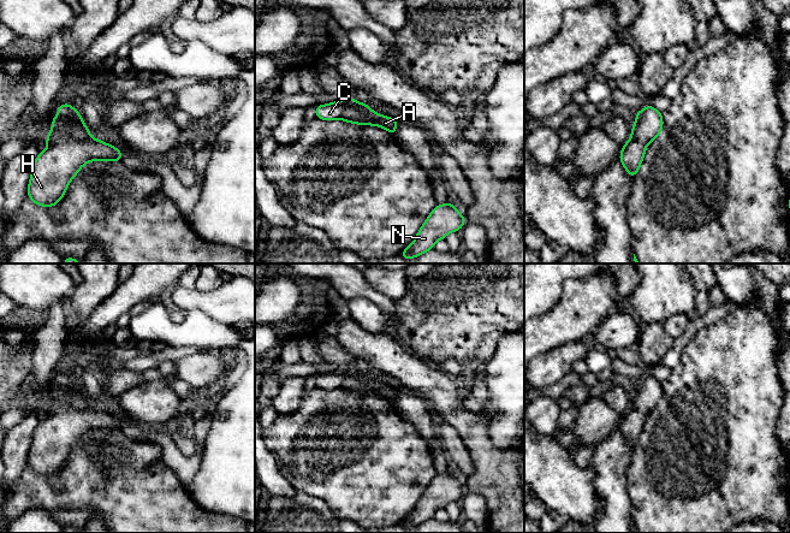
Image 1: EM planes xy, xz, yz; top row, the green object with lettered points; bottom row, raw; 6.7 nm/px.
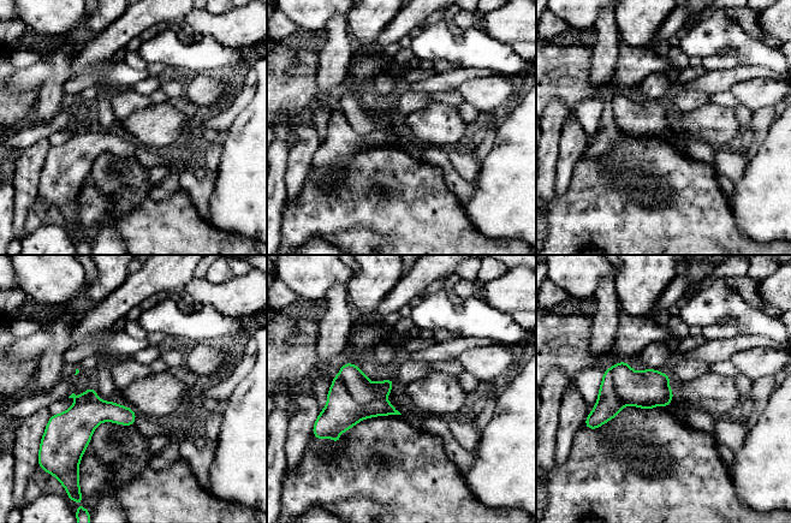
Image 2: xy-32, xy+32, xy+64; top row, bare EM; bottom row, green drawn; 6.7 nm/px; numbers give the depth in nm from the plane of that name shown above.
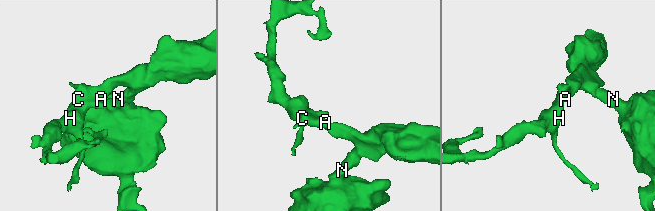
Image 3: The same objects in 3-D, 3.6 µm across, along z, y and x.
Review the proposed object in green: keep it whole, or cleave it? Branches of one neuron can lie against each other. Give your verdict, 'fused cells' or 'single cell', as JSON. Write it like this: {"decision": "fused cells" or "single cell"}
{"decision": "fused cells"}

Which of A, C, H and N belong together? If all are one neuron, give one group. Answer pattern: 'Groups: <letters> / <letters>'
Groups: A N / C H

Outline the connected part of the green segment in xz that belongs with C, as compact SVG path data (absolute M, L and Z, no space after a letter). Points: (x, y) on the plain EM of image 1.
M354 367L340 368L333 373L320 374L315 377L315 386L322 390L335 390L340 389L348 377L355 377L361 383L369 385L375 381L368 377L368 373L360 373Z

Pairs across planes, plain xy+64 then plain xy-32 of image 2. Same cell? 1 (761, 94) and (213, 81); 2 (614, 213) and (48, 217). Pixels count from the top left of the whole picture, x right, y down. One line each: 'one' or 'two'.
1: one
2: one

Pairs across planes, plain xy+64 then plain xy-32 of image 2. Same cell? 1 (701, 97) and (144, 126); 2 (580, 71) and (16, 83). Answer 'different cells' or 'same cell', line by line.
1: different cells
2: different cells

